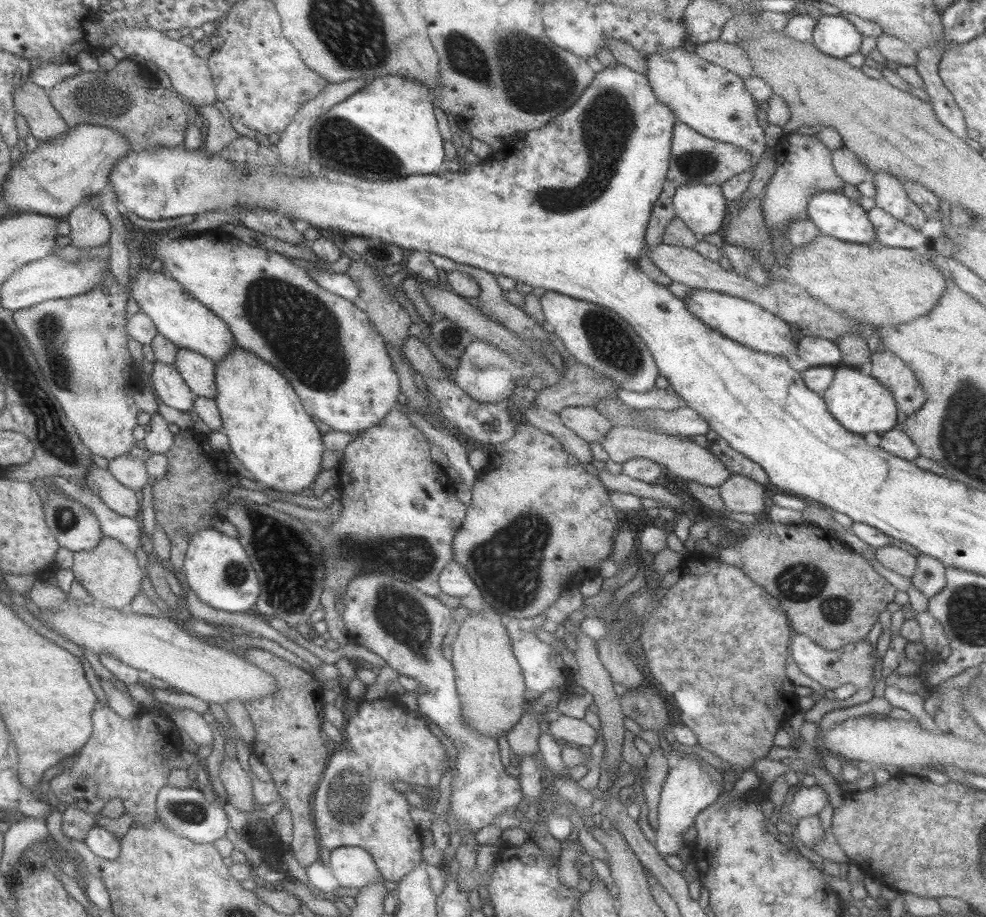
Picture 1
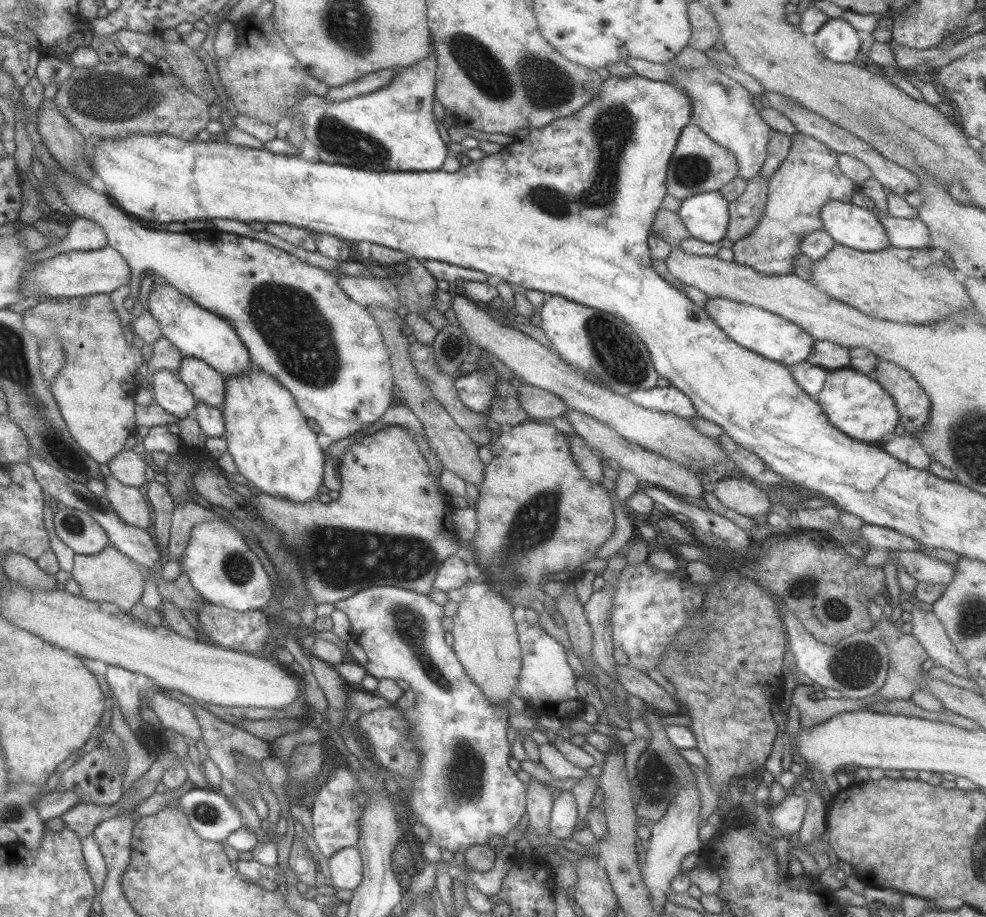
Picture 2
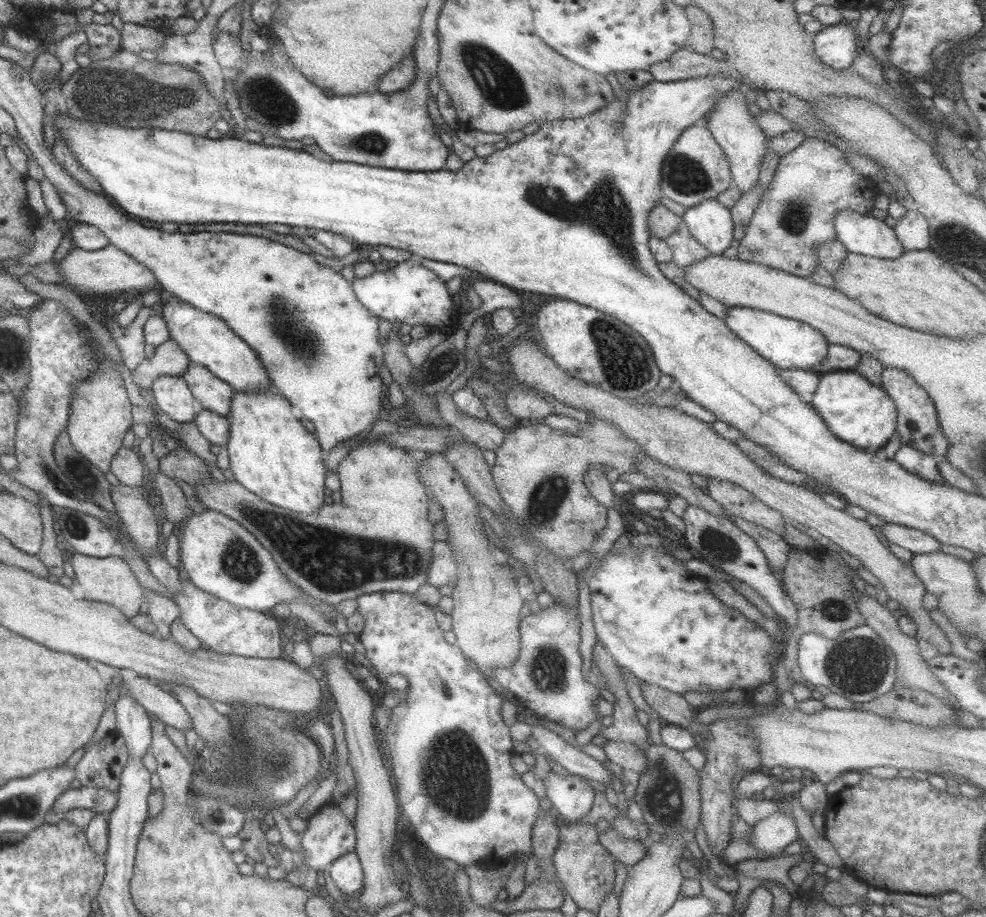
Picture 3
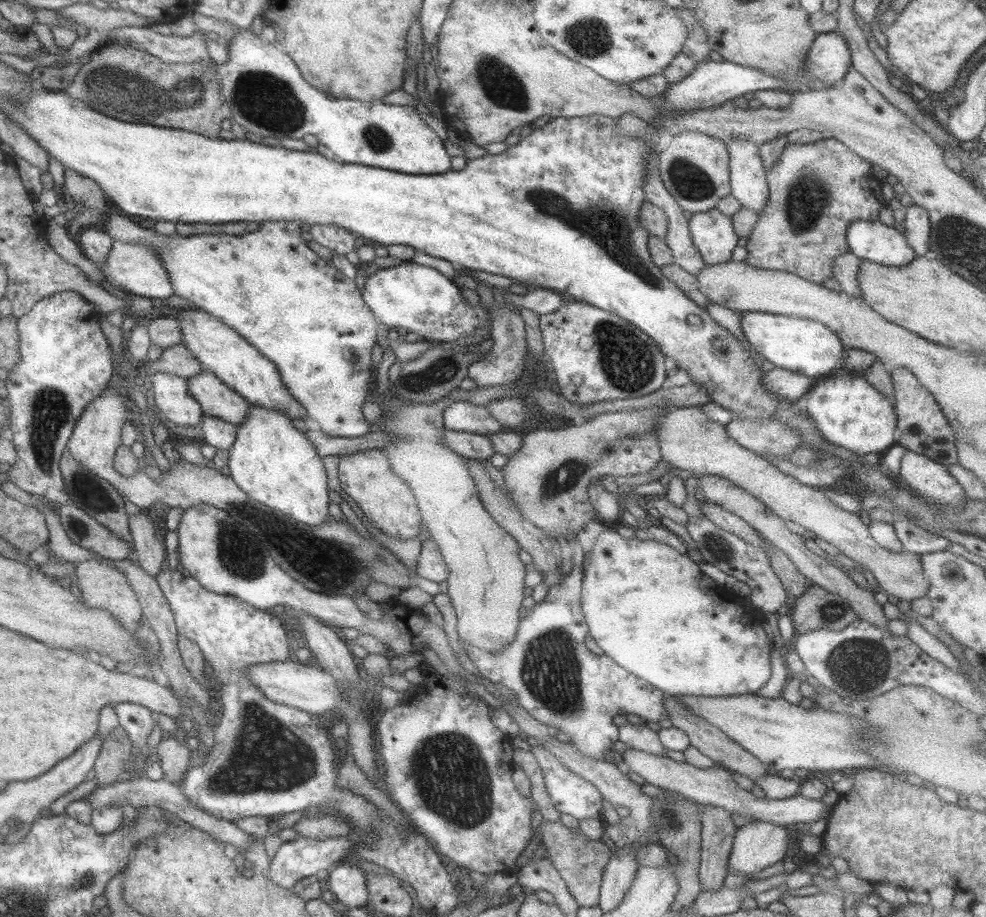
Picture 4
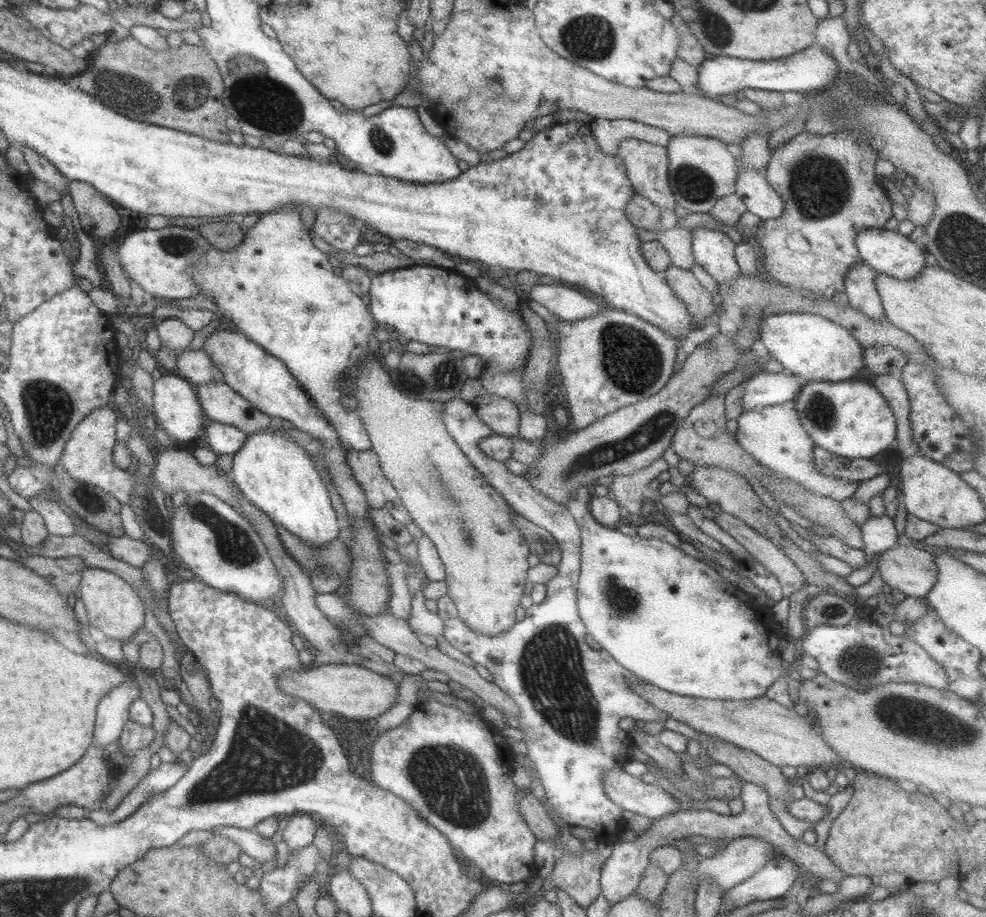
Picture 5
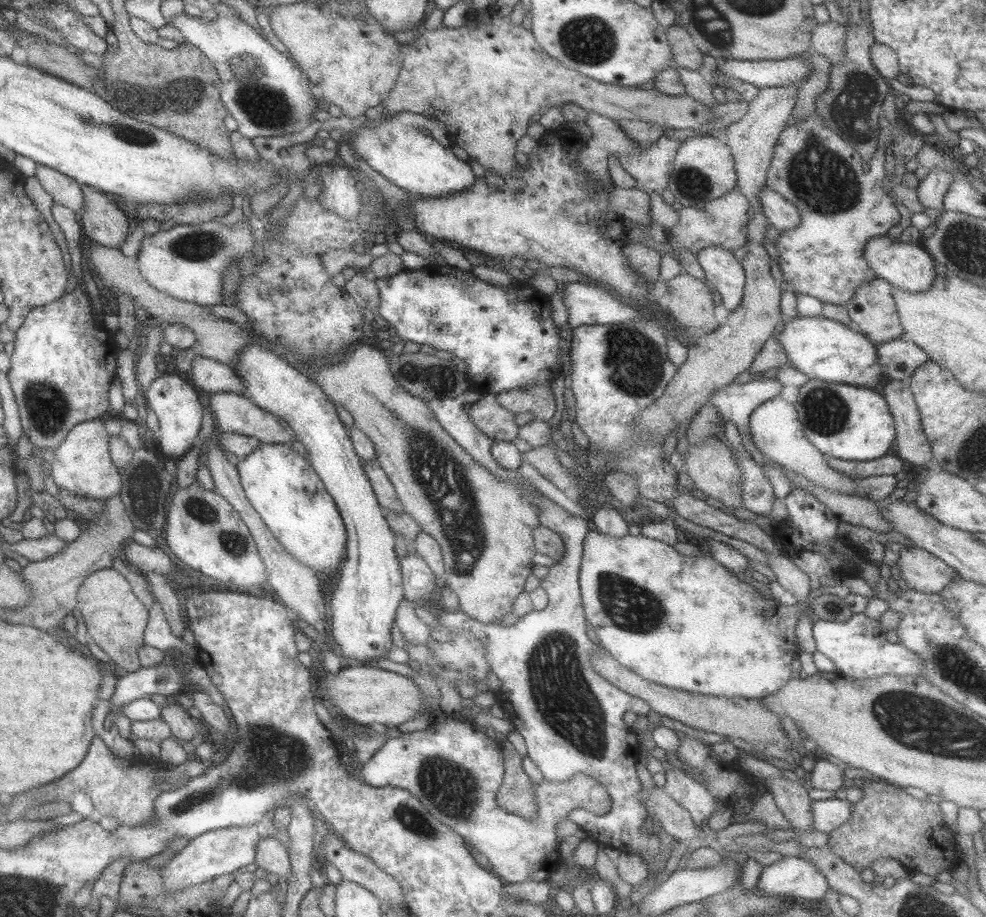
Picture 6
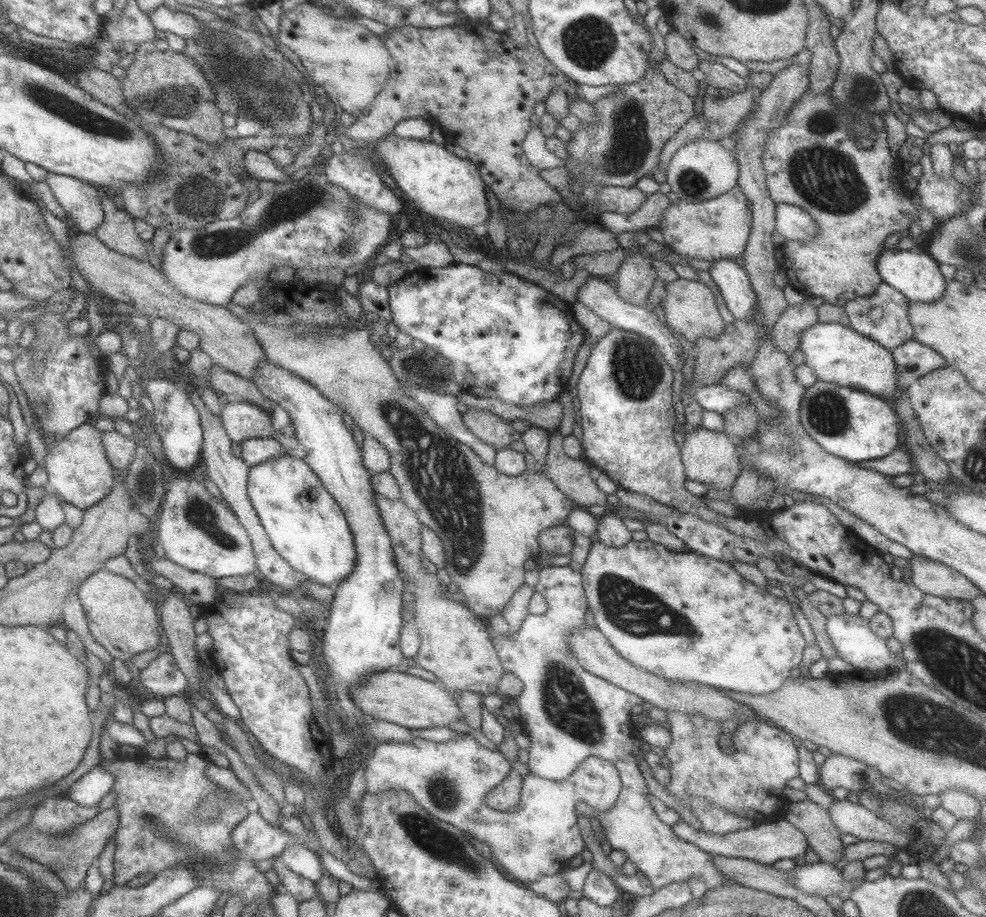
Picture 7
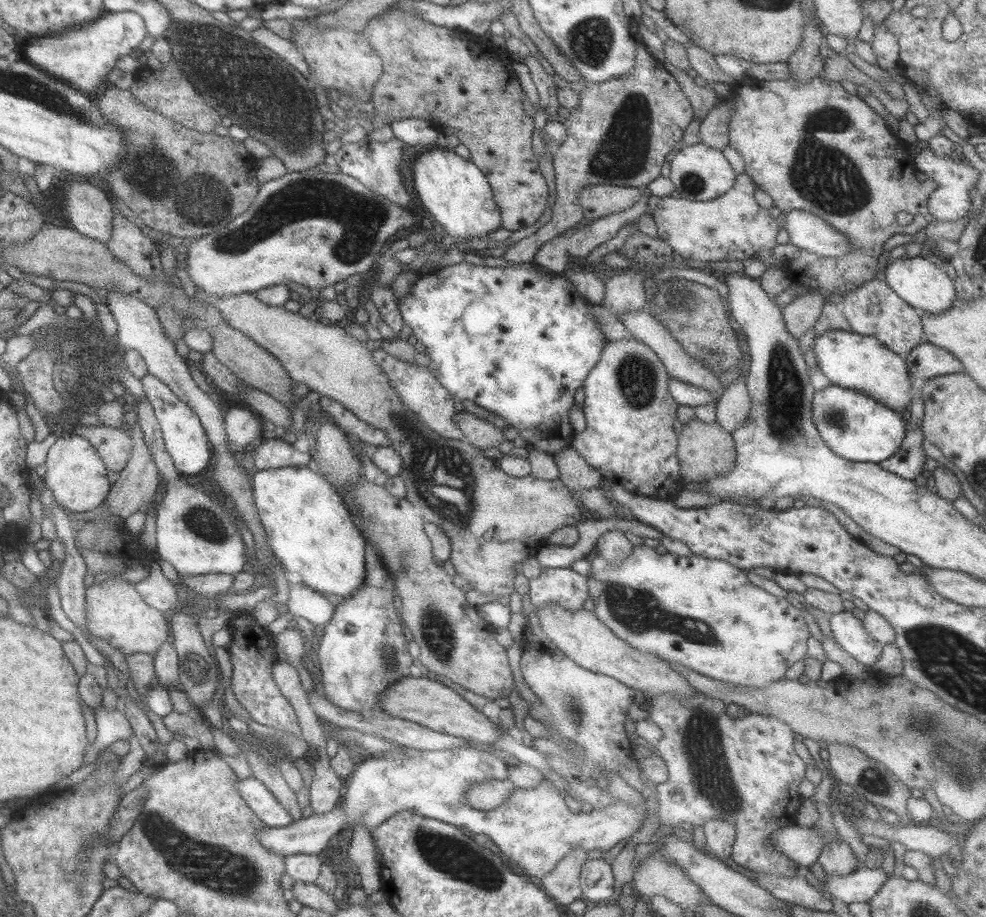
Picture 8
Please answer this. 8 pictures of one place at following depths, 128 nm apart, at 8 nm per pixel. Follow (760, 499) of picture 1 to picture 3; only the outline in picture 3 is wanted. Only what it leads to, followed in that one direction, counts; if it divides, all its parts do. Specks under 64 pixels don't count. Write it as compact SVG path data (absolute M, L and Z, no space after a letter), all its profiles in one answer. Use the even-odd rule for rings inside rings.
M708 477L704 491L726 512L739 516L747 522L753 522L761 528L767 528L767 530L771 530L783 538L783 532L785 532L784 516L779 514L777 510L765 506L745 488L729 481Z

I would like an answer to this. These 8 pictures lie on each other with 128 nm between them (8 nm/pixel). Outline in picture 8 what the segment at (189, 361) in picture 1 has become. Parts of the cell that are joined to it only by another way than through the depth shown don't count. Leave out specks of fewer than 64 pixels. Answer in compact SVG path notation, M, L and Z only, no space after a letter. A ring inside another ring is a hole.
M228 408L224 417L224 432L232 449L238 452L251 440L264 435L257 416L249 408Z

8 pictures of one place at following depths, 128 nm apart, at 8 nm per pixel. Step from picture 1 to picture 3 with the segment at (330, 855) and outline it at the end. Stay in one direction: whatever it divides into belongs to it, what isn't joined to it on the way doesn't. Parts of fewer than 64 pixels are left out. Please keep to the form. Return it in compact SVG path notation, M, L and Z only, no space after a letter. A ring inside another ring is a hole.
M347 852L333 860L326 869L326 877L343 895L359 896L363 888L363 875L358 856Z

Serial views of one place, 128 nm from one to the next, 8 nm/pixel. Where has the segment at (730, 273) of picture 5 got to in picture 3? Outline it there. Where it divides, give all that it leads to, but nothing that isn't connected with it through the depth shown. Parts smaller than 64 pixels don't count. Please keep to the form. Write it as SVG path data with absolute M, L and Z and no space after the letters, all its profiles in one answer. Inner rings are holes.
M716 199L702 201L685 210L681 220L691 236L702 244L711 256L721 255L733 240L730 210Z

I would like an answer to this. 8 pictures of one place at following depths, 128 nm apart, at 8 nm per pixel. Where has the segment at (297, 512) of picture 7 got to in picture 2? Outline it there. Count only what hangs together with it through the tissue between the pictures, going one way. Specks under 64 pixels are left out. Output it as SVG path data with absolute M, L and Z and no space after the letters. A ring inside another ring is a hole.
M249 364L249 370L241 376L227 376L223 380L225 396L221 404L224 419L226 451L232 456L237 472L249 480L257 493L265 493L289 502L307 502L317 498L317 490L321 488L323 478L324 451L317 443L317 434L305 422L305 416L299 412L291 393L273 376Z

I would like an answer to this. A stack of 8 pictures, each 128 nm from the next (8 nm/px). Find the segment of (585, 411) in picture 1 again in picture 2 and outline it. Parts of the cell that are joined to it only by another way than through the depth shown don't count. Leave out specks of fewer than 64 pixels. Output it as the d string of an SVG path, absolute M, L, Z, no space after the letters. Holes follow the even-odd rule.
M566 409L559 417L565 419L573 428L573 432L581 437L591 449L599 450L599 452L603 454L603 460L607 458L617 460L620 468L631 472L637 480L649 482L649 484L667 490L667 492L678 495L679 497L687 495L689 498L703 499L704 490L702 489L699 478L683 465L677 464L675 461L670 461L651 451L645 451L636 444L627 442L622 436L619 436L617 432L609 429L601 422L590 418L587 414L583 414L583 412Z

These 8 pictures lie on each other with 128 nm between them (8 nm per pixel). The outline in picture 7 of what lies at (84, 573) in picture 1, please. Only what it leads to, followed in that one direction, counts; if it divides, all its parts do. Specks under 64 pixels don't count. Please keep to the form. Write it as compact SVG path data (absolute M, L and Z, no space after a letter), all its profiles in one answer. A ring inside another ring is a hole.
M105 568L92 572L79 584L77 597L81 601L92 638L113 658L126 662L139 652L160 650L162 631L157 606L124 576Z

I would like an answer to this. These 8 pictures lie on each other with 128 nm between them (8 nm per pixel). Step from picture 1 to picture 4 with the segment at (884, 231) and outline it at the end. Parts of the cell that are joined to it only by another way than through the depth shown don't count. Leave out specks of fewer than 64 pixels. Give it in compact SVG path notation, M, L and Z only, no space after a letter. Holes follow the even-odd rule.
M917 205L907 207L903 227L905 241L916 256L929 255L930 223L927 212Z

